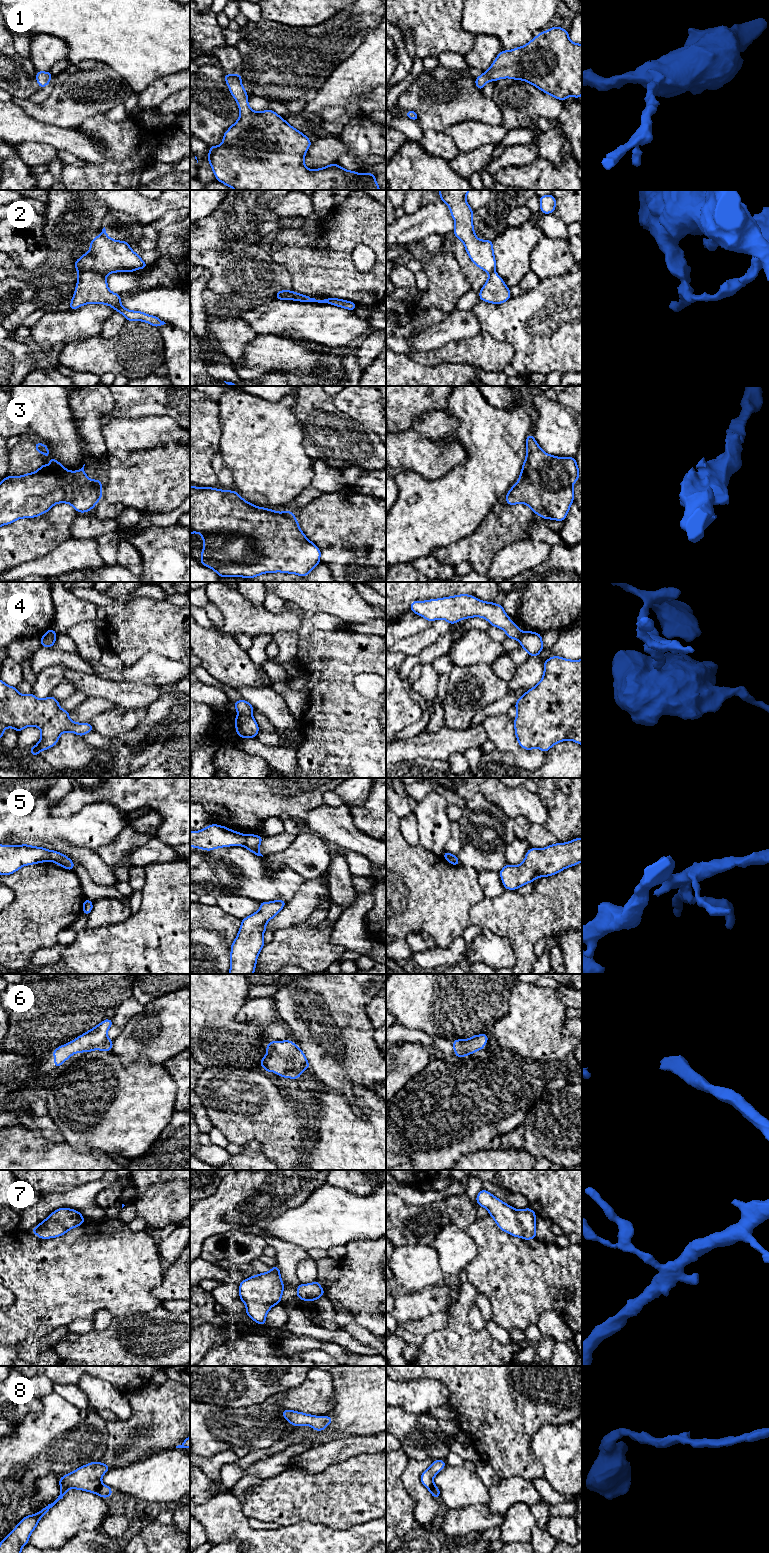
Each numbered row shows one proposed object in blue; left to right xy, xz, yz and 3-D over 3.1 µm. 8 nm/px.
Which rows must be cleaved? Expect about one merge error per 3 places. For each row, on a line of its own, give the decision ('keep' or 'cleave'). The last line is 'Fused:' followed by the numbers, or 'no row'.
1: keep
2: cleave
3: keep
4: cleave
5: cleave
6: keep
7: keep
8: keep
Fused: 2, 4, 5

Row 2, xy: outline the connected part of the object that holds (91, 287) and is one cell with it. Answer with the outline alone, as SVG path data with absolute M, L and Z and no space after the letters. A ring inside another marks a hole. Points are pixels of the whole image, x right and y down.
M82 272L78 274L74 296L69 310L76 310L85 304L106 304L120 312L127 321L143 321L154 327L166 324L156 316L142 311L125 309L121 304L121 296L109 290L106 277L100 273Z

